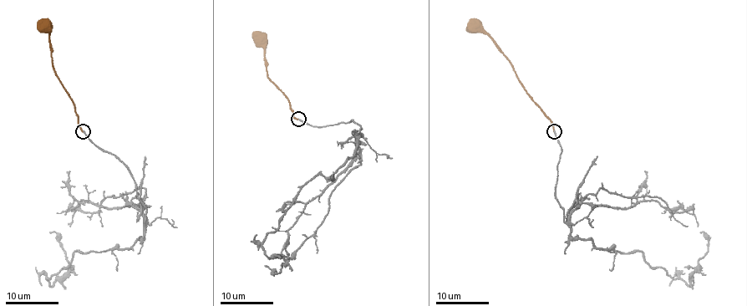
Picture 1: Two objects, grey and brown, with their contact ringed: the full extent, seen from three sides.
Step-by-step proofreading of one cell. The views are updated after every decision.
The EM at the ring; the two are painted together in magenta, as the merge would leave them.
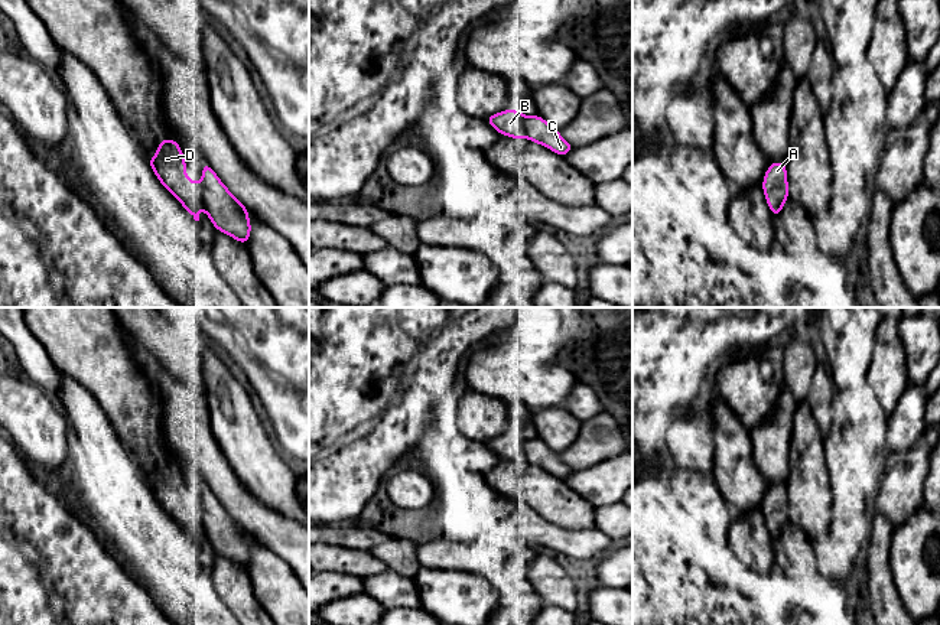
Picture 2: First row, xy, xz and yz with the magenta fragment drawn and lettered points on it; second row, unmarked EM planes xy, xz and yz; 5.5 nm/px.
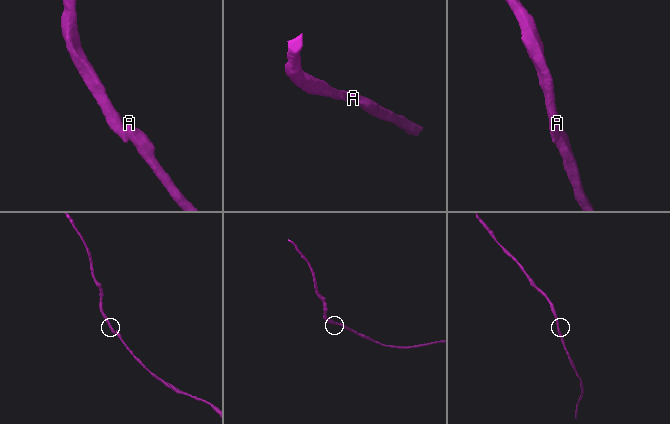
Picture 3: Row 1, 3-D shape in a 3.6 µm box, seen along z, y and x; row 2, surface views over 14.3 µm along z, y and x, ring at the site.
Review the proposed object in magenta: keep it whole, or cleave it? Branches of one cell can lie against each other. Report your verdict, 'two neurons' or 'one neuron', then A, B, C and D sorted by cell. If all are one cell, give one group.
one neuron; A B C D

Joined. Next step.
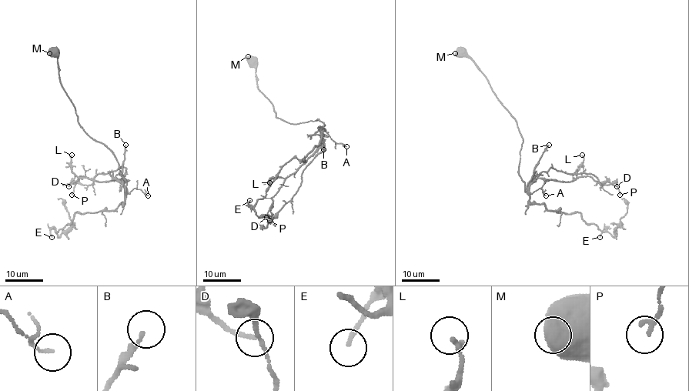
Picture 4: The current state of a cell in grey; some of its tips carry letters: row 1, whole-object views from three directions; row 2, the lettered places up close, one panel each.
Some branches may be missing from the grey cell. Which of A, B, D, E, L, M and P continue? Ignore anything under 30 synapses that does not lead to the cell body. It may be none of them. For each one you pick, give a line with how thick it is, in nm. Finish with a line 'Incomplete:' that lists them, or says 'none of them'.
Incomplete: none of them

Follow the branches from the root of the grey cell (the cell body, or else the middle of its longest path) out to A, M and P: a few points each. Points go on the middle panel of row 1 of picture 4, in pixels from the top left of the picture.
A: (323, 128), (336, 143), (346, 146)
M: (323, 128), (324, 125), (319, 119), (290, 124), (277, 117), (273, 105), (257, 87), (255, 68), (248, 56)
P: (323, 128), (323, 150), (303, 170), (301, 186), (292, 198), (269, 220)

